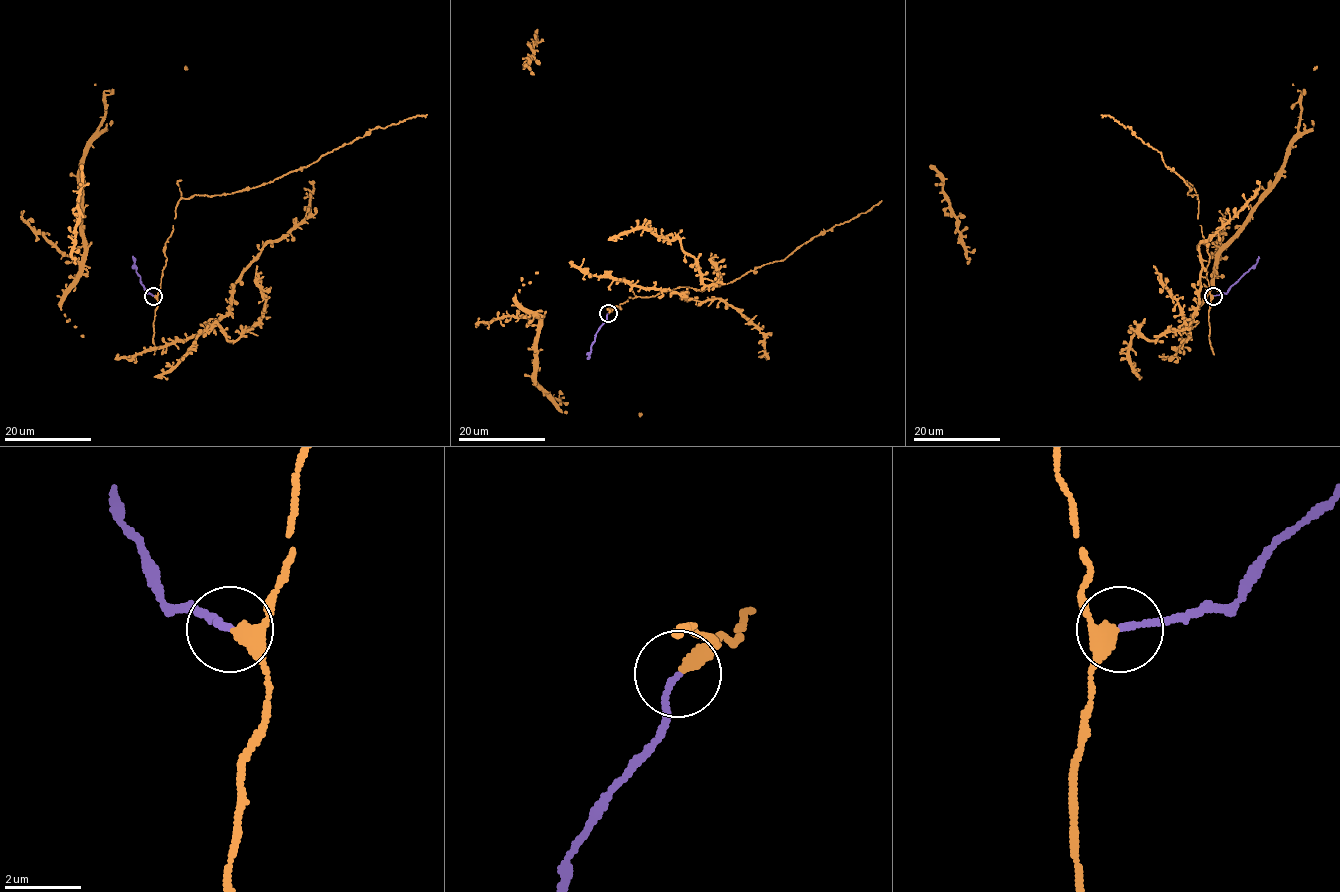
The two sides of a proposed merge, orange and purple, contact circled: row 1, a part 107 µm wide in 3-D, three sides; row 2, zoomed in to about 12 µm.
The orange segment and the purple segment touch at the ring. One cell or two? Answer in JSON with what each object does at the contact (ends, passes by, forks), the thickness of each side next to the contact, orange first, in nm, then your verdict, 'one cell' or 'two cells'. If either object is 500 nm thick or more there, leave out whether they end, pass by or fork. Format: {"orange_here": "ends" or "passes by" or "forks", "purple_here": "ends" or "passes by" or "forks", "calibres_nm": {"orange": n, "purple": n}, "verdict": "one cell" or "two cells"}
{"orange_here": "passes by", "purple_here": "ends", "calibres_nm": {"orange": 320, "purple": 150}, "verdict": "two cells"}

